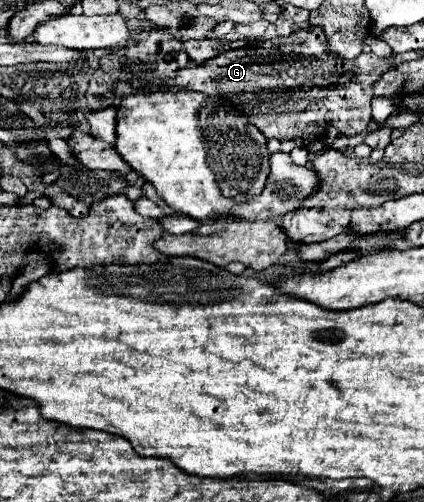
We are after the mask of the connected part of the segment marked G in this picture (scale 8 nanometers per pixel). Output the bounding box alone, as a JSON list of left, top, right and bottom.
[170,26,402,152]

